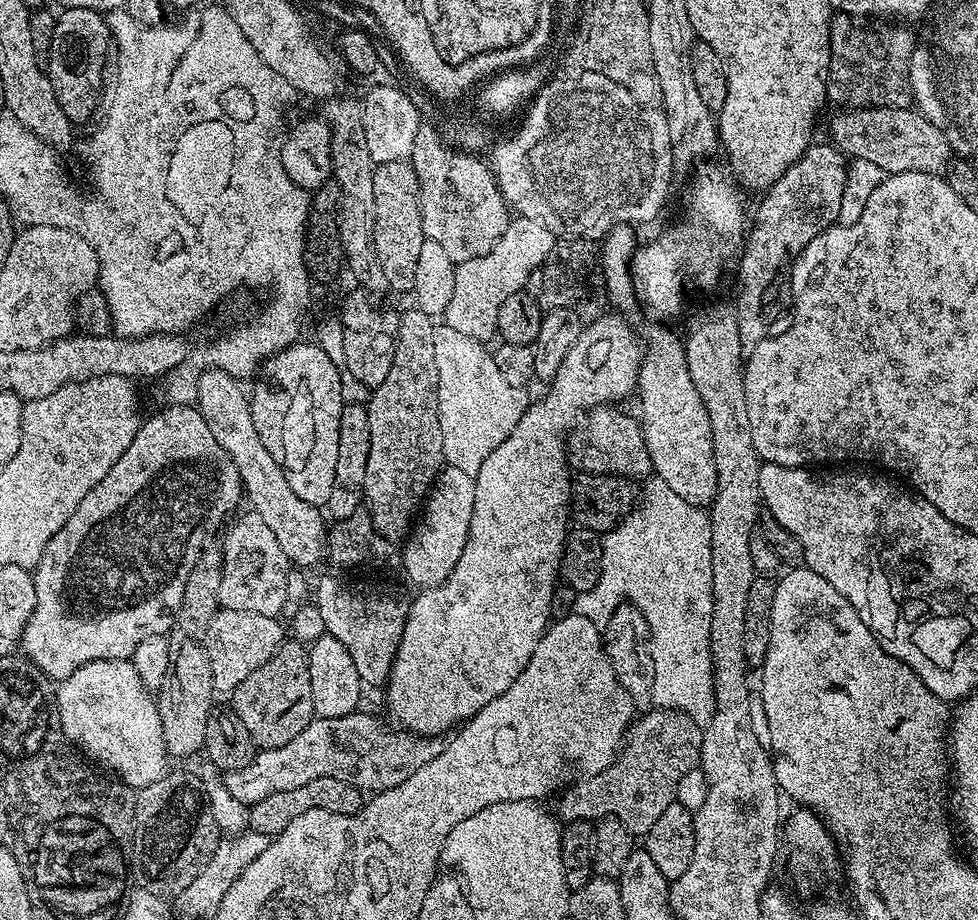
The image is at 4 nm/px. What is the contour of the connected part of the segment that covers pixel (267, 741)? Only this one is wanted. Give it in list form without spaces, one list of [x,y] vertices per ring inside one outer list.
[[[295,638],[285,639],[280,649],[254,674],[242,678],[230,693],[231,711],[235,712],[238,722],[250,730],[250,738],[257,749],[286,746],[293,738],[298,738],[302,730],[314,718],[314,698],[310,690],[310,662],[308,648]]]

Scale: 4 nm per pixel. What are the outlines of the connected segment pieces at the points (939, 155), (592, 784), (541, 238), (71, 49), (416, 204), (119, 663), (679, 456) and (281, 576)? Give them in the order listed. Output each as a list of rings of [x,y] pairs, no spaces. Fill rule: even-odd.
[[[911,107],[906,108],[853,108],[847,110],[836,110],[832,121],[828,124],[828,132],[831,143],[844,153],[845,157],[874,162],[882,166],[885,174],[893,172],[925,172],[926,174],[937,174],[938,170],[947,169],[954,159],[954,153],[948,140],[934,122],[927,120],[918,110]]]
[[[653,707],[645,711],[644,716],[635,721],[626,733],[626,743],[622,751],[613,760],[612,765],[593,776],[586,776],[575,784],[569,784],[555,797],[554,812],[561,821],[570,820],[601,820],[604,816],[616,816],[630,830],[633,838],[643,838],[648,835],[650,826],[658,822],[658,817],[666,810],[666,806],[674,803],[676,787],[686,774],[697,771],[700,762],[700,747],[702,746],[702,732],[697,721],[684,712],[671,708]]]
[[[513,215],[508,221],[502,238],[482,258],[470,258],[470,262],[457,264],[454,274],[454,295],[450,298],[450,306],[446,306],[442,320],[458,334],[466,334],[466,338],[474,338],[481,342],[497,335],[496,323],[498,310],[502,302],[516,291],[525,291],[528,279],[535,277],[544,264],[557,236],[542,222],[534,222],[534,218]]]
[[[65,8],[55,17],[56,25],[52,31],[52,45],[46,71],[54,88],[60,88],[58,102],[66,111],[66,100],[76,96],[92,96],[92,92],[102,92],[106,84],[106,70],[100,66],[100,56],[109,59],[114,41],[108,21],[92,8]]]
[[[408,160],[398,162],[386,162],[374,167],[374,250],[378,262],[382,262],[382,270],[386,274],[386,282],[393,293],[412,292],[414,286],[414,274],[418,267],[418,254],[422,250],[424,241],[422,230],[422,210],[420,209],[420,191],[418,190],[418,178],[414,174],[411,163]]]
[[[131,659],[95,660],[84,664],[81,668],[76,668],[74,674],[59,681],[54,695],[66,738],[89,761],[95,762],[101,769],[109,768],[104,770],[115,774],[133,790],[150,786],[150,782],[158,782],[158,778],[166,775],[170,757],[162,738],[160,709],[153,693],[144,687],[142,678],[138,678],[138,670],[134,670]]]
[[[652,328],[648,332],[648,341],[642,344],[640,361],[640,379],[638,381],[638,397],[640,396],[640,412],[646,450],[650,454],[652,471],[659,479],[668,483],[674,494],[686,498],[695,508],[707,509],[716,497],[716,462],[712,445],[710,418],[698,390],[694,386],[694,378],[690,376],[688,358],[684,349],[684,340],[676,337],[668,328]]]
[[[255,510],[247,511],[241,511],[231,521],[232,529],[225,534],[224,544],[222,543],[224,553],[222,586],[218,586],[220,608],[279,617],[284,611],[286,602],[286,582],[290,579],[288,572],[290,562],[286,554],[282,554],[282,546],[278,546],[270,526],[266,526],[266,521],[262,519],[262,514],[258,514]]]

